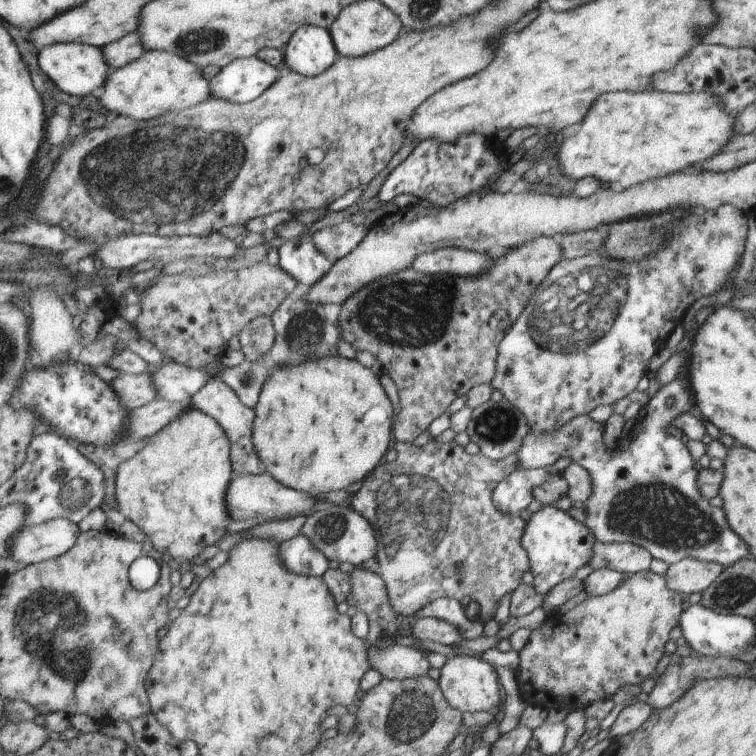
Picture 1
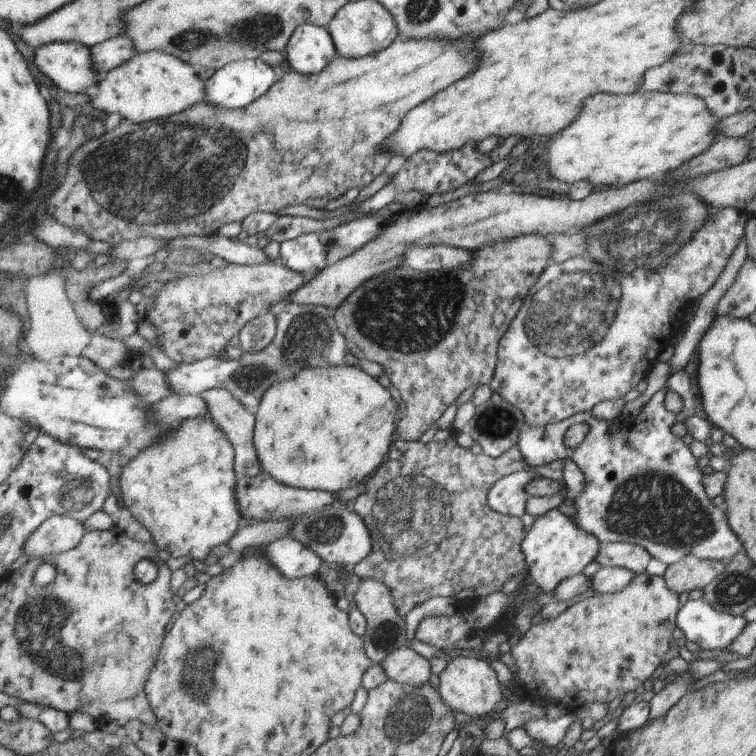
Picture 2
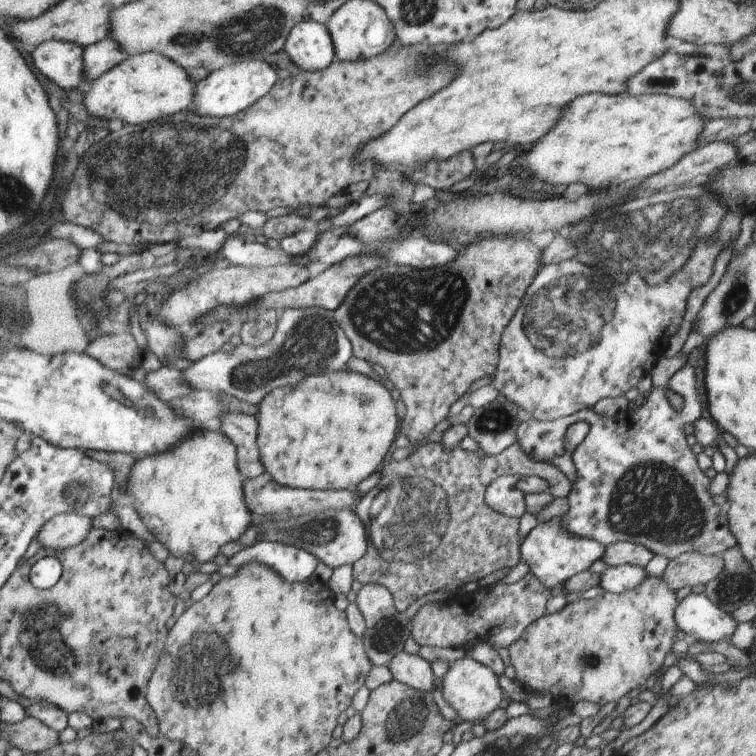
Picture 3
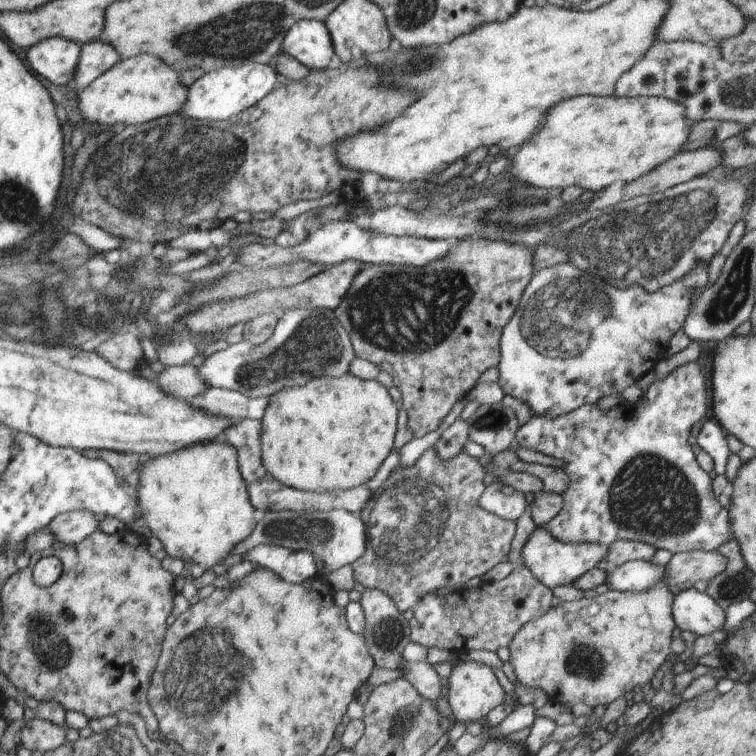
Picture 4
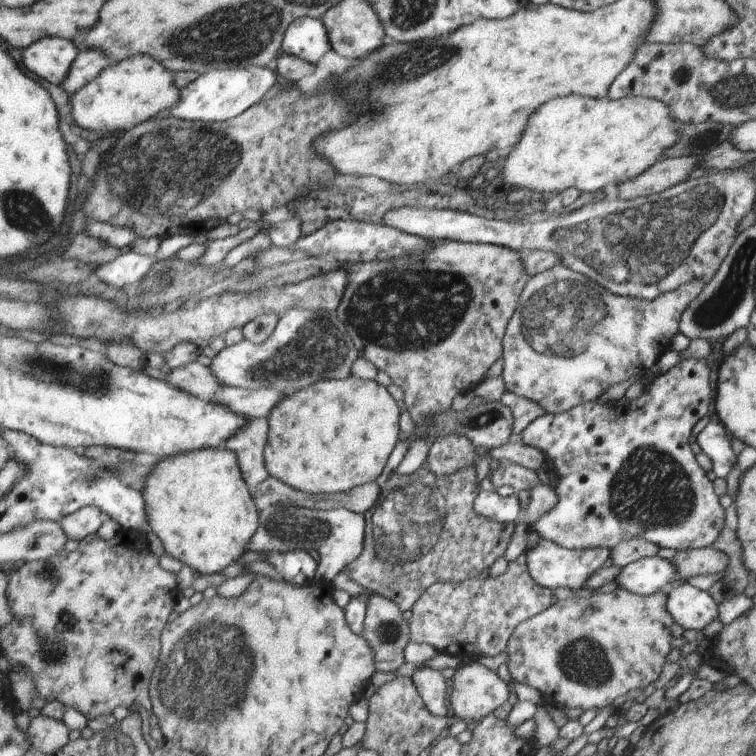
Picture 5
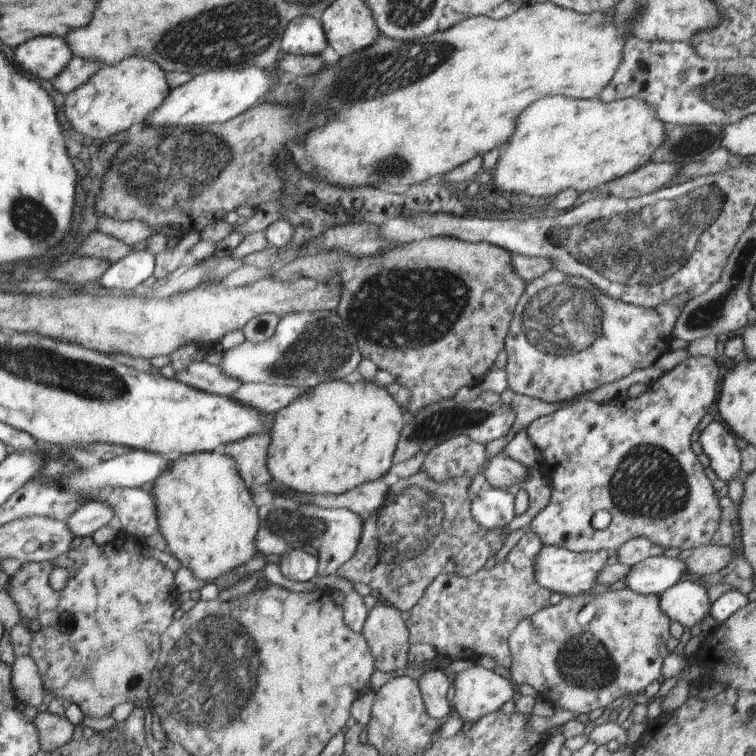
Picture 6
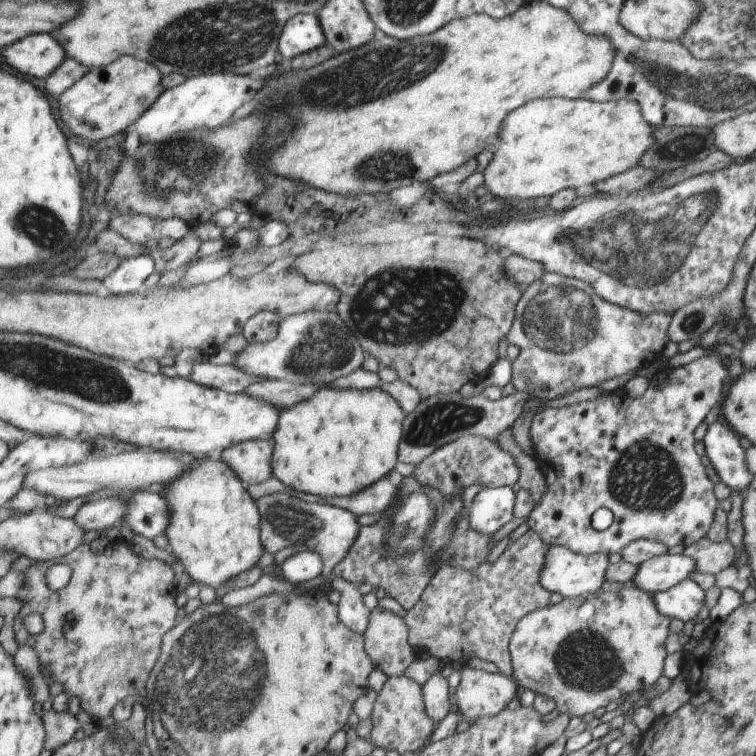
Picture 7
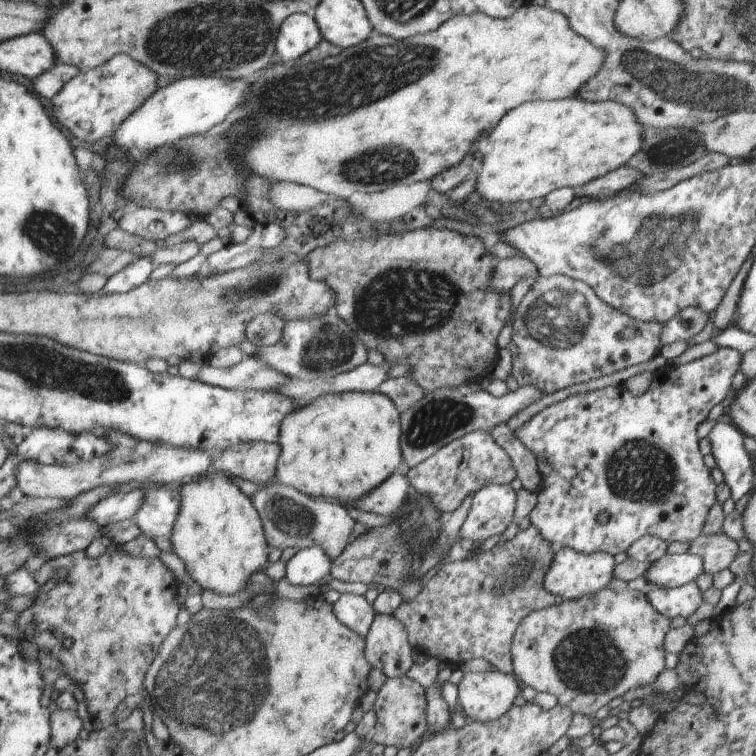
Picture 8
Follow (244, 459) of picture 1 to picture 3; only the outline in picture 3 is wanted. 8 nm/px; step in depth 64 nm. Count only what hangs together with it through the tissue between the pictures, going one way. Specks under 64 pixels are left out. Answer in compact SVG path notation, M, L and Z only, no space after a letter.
M227 412L217 420L217 427L239 448L239 469L246 479L259 477L265 468L257 445L258 421L248 413Z

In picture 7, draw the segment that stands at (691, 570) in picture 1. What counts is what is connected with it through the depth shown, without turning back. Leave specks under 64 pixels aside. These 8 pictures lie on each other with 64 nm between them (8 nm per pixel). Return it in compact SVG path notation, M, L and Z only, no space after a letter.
M708 538L686 547L683 555L695 560L695 570L704 574L718 574L732 565L734 546L729 540L714 542Z

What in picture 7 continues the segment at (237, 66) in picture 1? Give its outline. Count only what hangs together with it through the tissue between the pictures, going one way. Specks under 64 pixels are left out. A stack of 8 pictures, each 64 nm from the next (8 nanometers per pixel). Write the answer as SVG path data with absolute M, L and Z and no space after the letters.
M232 72L188 78L184 83L164 90L151 110L129 128L126 136L136 132L142 143L165 143L178 134L200 129L215 129L226 123L238 108L252 102L256 94L264 88L264 84L266 84L264 78L250 78Z

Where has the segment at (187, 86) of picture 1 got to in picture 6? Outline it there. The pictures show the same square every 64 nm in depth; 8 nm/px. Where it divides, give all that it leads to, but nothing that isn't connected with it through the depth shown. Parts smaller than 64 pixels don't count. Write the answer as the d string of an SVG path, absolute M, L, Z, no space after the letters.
M136 55L118 64L104 66L84 86L67 95L65 112L75 130L85 136L112 138L136 124L146 124L171 92L165 70L151 57Z

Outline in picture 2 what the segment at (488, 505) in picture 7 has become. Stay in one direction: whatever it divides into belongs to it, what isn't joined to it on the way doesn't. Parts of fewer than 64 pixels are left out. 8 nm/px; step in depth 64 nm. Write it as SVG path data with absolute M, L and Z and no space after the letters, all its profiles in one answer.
M522 470L504 476L497 484L492 486L488 492L487 503L495 512L504 515L522 517L524 506L528 502L527 487L534 478L539 478L538 472L534 470Z

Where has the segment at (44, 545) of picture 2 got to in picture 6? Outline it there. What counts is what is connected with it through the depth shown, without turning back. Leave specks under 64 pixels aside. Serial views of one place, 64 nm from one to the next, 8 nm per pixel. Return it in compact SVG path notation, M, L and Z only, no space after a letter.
M92 500L92 502L80 506L67 523L76 538L82 540L96 534L102 526L110 524L114 515L116 515L115 510L111 507L111 504Z

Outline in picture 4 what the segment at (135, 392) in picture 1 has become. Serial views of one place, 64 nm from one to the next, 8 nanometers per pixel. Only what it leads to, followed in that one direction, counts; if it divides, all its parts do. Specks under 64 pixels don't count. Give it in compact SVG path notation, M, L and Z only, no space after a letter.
M190 364L166 367L162 372L158 373L154 381L168 396L187 402L192 397L202 394L208 388L199 377L197 368Z

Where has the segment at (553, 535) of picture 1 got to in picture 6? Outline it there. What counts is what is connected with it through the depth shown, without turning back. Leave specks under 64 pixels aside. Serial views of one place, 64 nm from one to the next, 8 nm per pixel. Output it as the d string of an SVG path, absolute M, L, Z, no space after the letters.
M544 544L535 558L535 577L541 587L550 592L559 592L569 598L588 591L598 583L598 576L602 574L604 564L608 560L606 551L579 552L556 545Z

